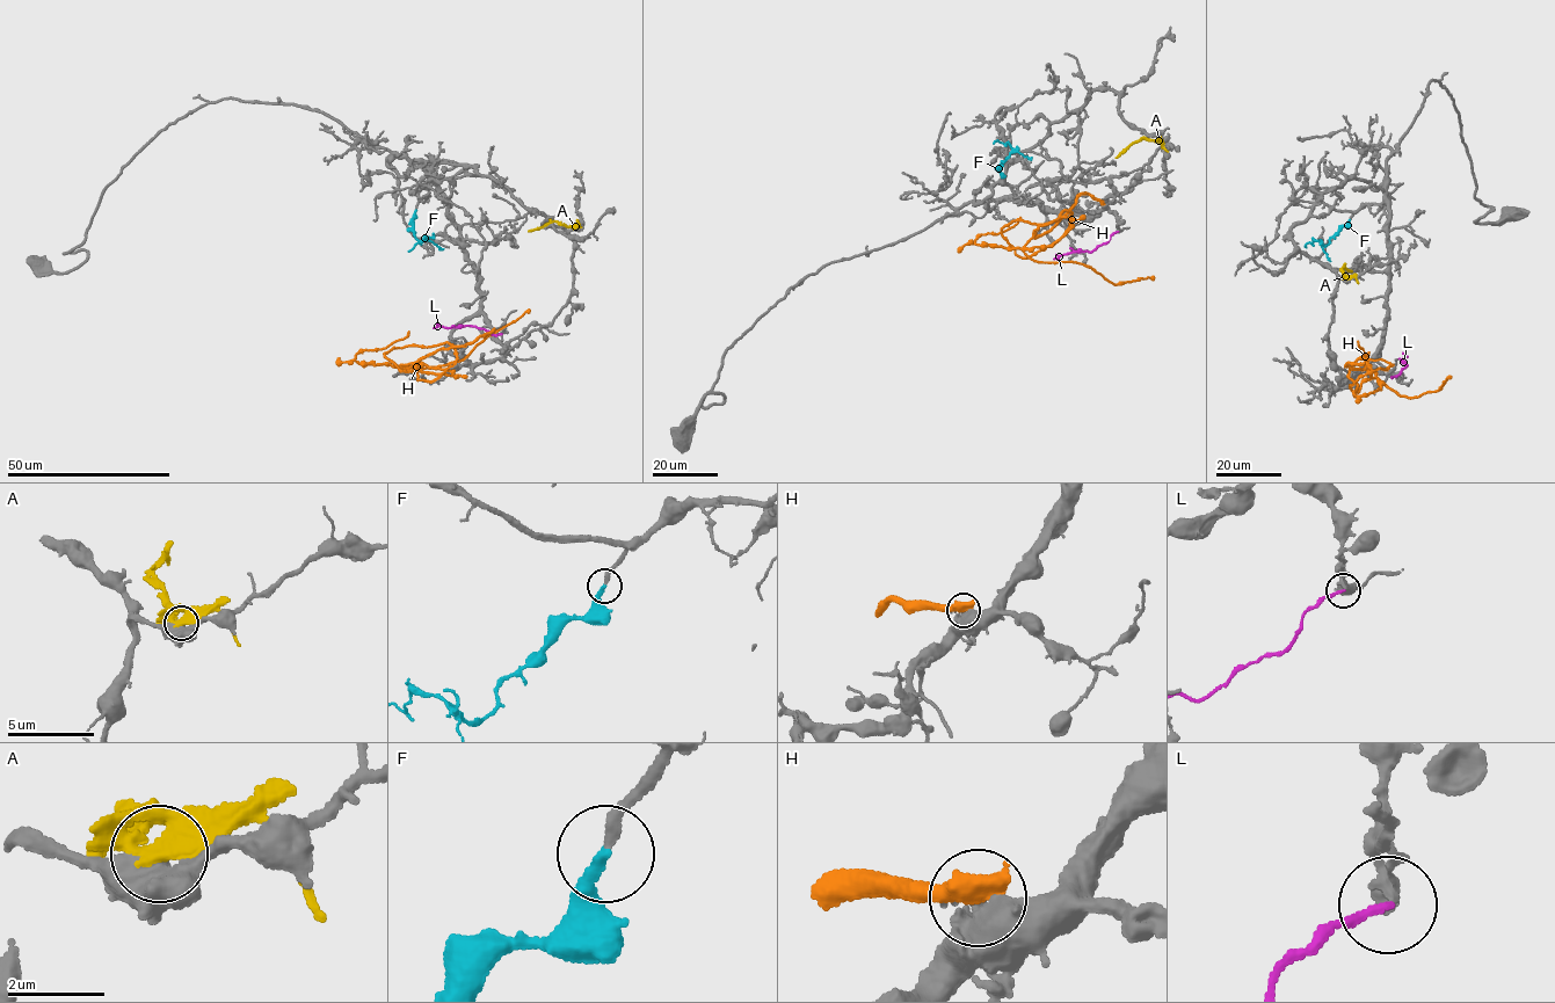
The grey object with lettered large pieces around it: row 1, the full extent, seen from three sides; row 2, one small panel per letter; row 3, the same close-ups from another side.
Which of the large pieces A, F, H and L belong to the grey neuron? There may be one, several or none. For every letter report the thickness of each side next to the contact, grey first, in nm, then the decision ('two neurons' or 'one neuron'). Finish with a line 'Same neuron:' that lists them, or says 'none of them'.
A: 750 nm thick on the grey side, 280 nm on the other; two neurons
F: 200 nm thick on the grey side, 240 nm on the other; one neuron
H: 550 nm thick on the grey side, 650 nm on the other; two neurons
L: 220 nm thick on the grey side, 160 nm on the other; one neuron
Same neuron: F, L

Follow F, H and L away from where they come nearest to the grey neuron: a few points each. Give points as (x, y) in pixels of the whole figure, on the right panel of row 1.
F: (1350, 220), (1324, 246), (1313, 240), (1306, 247)
H: (1363, 364), (1345, 365), (1365, 369), (1370, 376), (1409, 398), (1440, 389), (1451, 376)
L: (1392, 377), (1407, 365), (1402, 360), (1404, 357)

